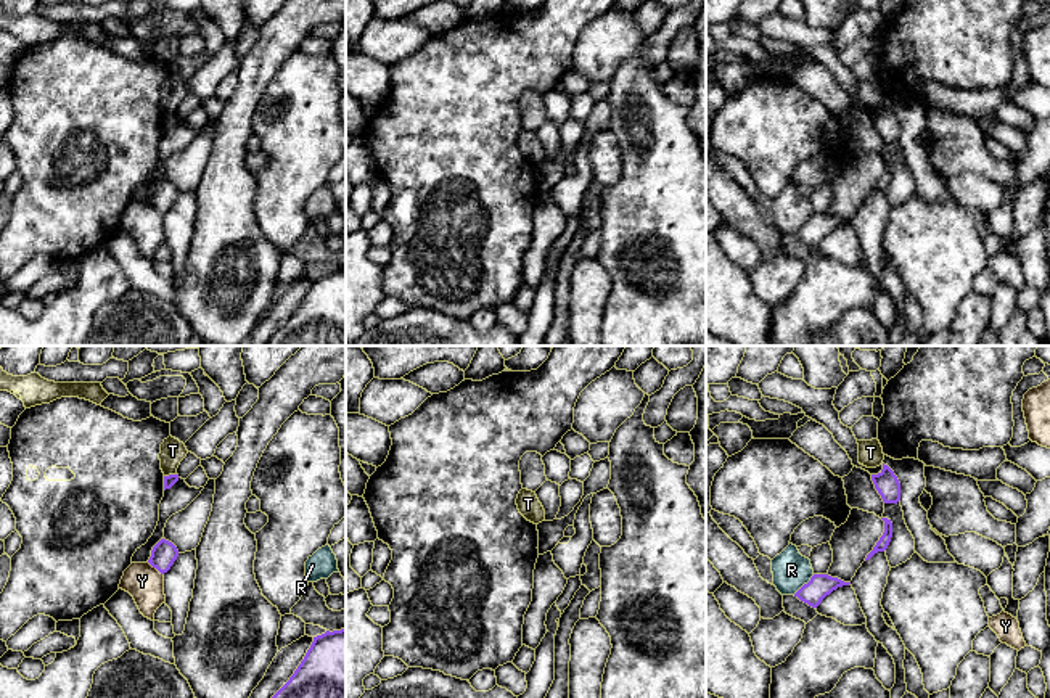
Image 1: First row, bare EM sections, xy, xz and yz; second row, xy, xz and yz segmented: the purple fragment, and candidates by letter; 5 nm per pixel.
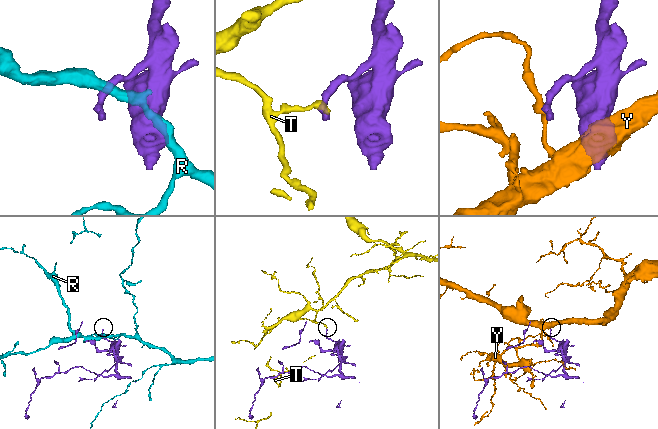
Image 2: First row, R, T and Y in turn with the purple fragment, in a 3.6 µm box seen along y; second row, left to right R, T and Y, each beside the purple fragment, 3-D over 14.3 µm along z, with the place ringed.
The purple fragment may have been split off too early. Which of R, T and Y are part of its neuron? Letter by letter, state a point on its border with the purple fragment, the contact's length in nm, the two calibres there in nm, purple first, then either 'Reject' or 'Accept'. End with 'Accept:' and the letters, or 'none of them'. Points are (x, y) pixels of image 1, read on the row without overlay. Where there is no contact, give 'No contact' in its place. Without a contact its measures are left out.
R: Touches purple at yz (804, 224). Shared border 150 nm. Thickness 120 nm (purple) against 180 nm. Reject
T: Touches purple at xy (169, 114). Shared border 70 nm. Thickness 60 nm (purple) against 120 nm. Reject
Y: Touches purple at xy (156, 208). Shared border 100 nm. Thickness 130 nm (purple) against 180 nm. Reject
Accept: none of them

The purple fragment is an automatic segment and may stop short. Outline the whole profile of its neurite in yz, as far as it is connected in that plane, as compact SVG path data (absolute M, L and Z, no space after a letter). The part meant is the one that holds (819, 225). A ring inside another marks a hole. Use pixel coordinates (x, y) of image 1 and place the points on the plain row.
M814 214L810 220L794 233L794 236L798 236L801 241L807 243L812 248L817 248L826 235L830 235L838 227L849 224L851 222L844 222L828 214Z

